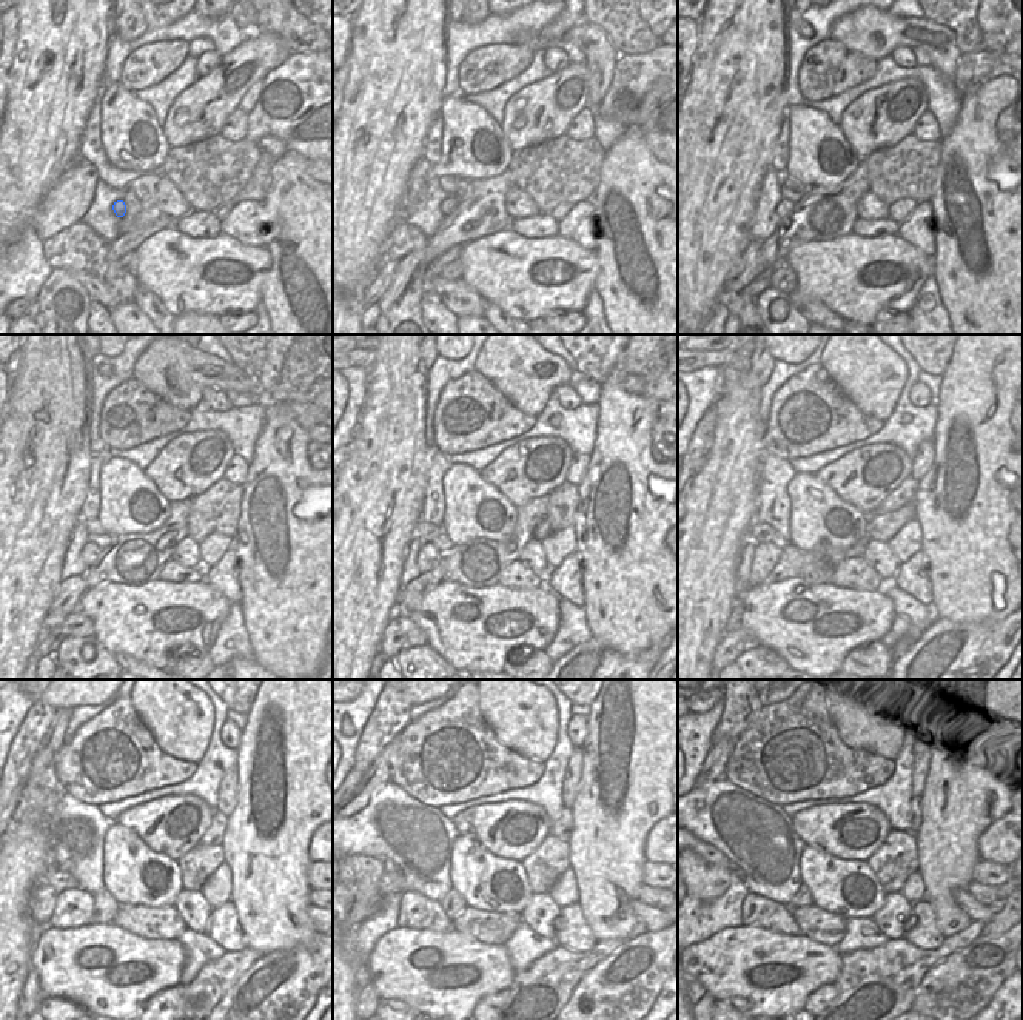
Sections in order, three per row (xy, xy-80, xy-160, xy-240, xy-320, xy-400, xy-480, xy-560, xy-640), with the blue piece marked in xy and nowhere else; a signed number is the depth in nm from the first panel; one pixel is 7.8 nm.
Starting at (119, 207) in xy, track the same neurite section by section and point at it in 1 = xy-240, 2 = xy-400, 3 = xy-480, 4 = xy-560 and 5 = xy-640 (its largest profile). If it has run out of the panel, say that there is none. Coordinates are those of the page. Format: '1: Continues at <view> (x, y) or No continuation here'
1: Continues at xy-240 (90, 552)
2: Continues at xy-400 (766, 556)
3: Continues at xy-480 (74, 908)
4: Continues at xy-560 (419, 912)
5: Continues at xy-640 (757, 911)

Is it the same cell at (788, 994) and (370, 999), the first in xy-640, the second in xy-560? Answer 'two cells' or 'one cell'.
two cells

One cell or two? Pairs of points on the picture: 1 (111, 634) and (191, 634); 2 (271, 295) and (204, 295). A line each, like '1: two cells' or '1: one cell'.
1: one cell
2: two cells

